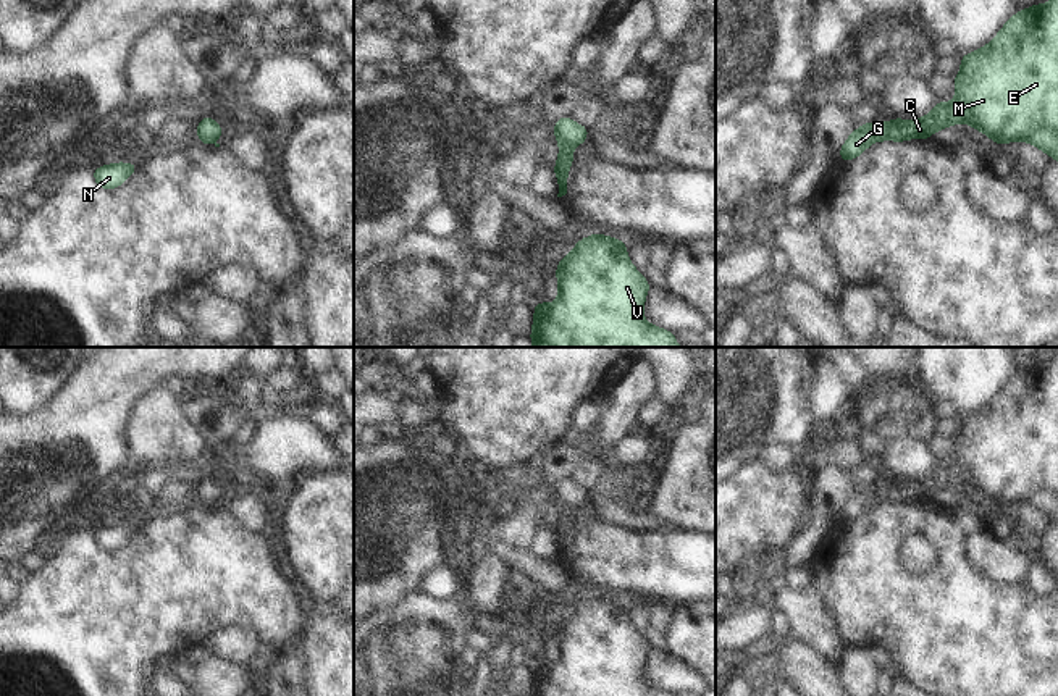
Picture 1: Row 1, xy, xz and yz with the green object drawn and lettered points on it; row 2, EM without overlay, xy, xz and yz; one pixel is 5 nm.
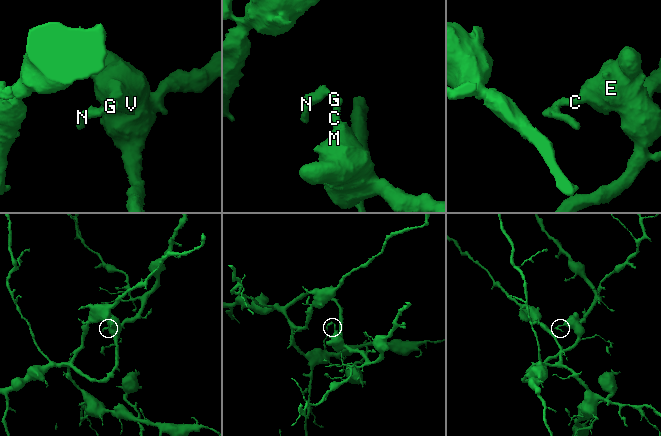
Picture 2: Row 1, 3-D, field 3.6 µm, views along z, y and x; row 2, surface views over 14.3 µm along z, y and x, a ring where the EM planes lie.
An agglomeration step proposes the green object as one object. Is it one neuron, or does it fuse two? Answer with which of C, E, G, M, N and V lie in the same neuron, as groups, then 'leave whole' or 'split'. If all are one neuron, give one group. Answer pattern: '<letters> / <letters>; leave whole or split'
C E G M N V; leave whole

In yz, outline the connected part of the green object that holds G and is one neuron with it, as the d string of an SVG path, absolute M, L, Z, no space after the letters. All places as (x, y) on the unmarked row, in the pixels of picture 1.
M1058 350L1048 365L1035 365L1016 375L990 405L963 417L961 431L953 441L955 463L938 462L937 468L919 481L863 484L838 512L842 522L854 522L874 502L927 501L950 486L968 484L998 507L1024 502L1058 523Z

